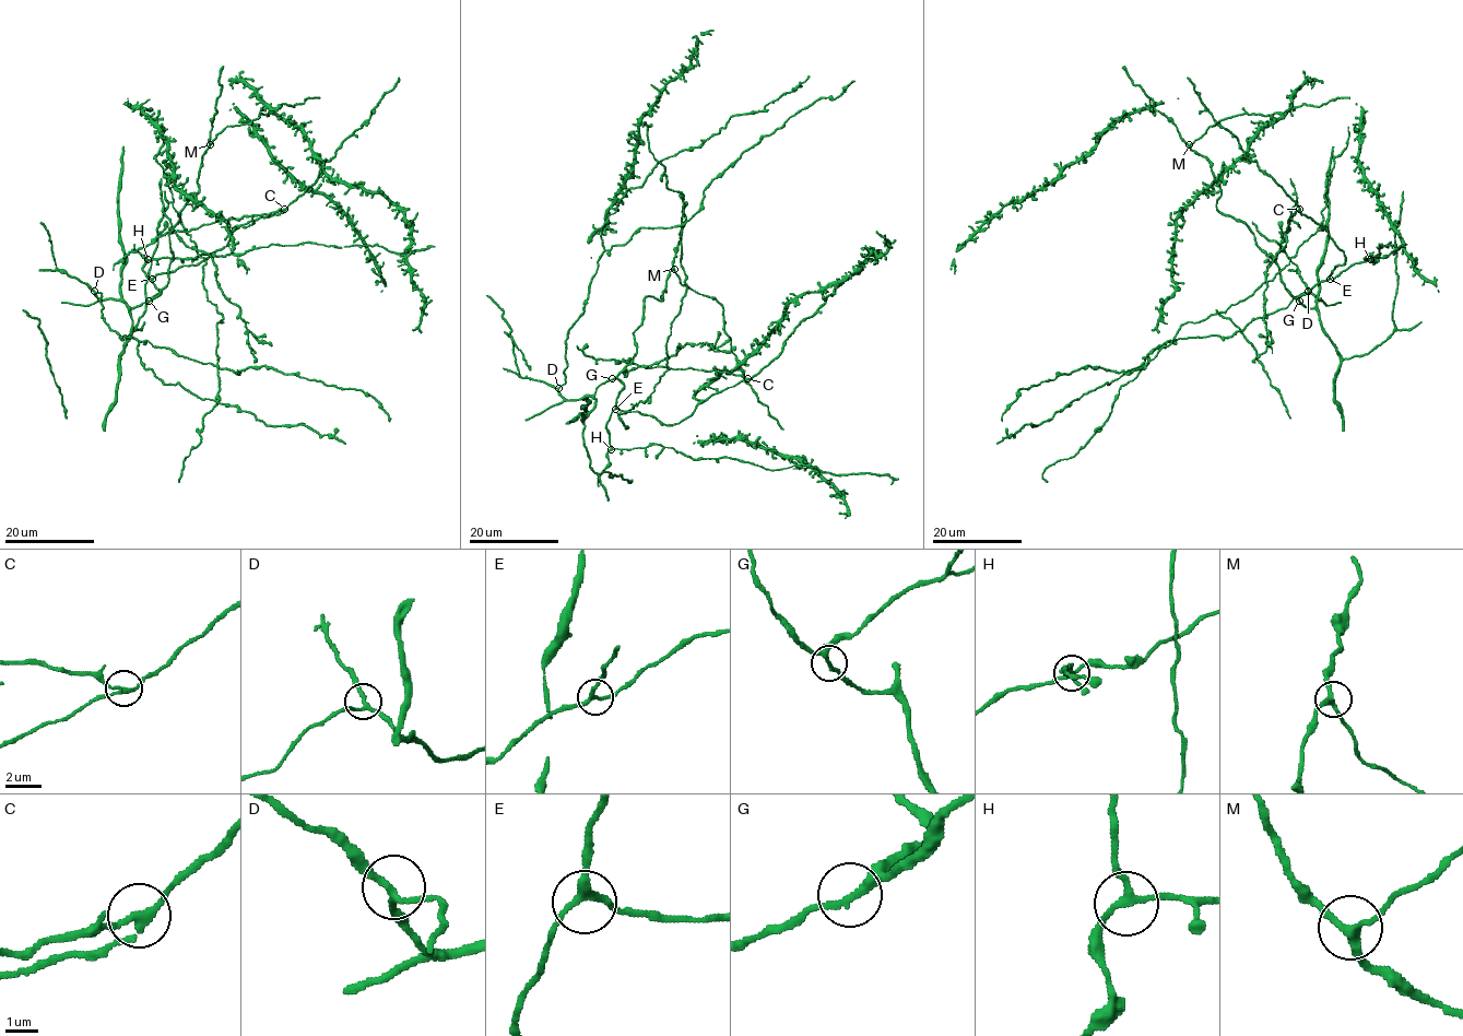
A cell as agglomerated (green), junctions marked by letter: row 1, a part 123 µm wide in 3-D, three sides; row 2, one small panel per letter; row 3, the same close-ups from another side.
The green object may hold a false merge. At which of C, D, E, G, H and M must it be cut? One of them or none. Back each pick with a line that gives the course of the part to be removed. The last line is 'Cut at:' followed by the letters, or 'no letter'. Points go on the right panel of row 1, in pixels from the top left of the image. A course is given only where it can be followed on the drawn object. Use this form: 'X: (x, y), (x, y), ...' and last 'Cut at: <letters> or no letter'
C: (1299, 209), (1289, 220), (1286, 246), (1266, 270), (1263, 319), (1267, 345), (1252, 362)
Cut at: C

